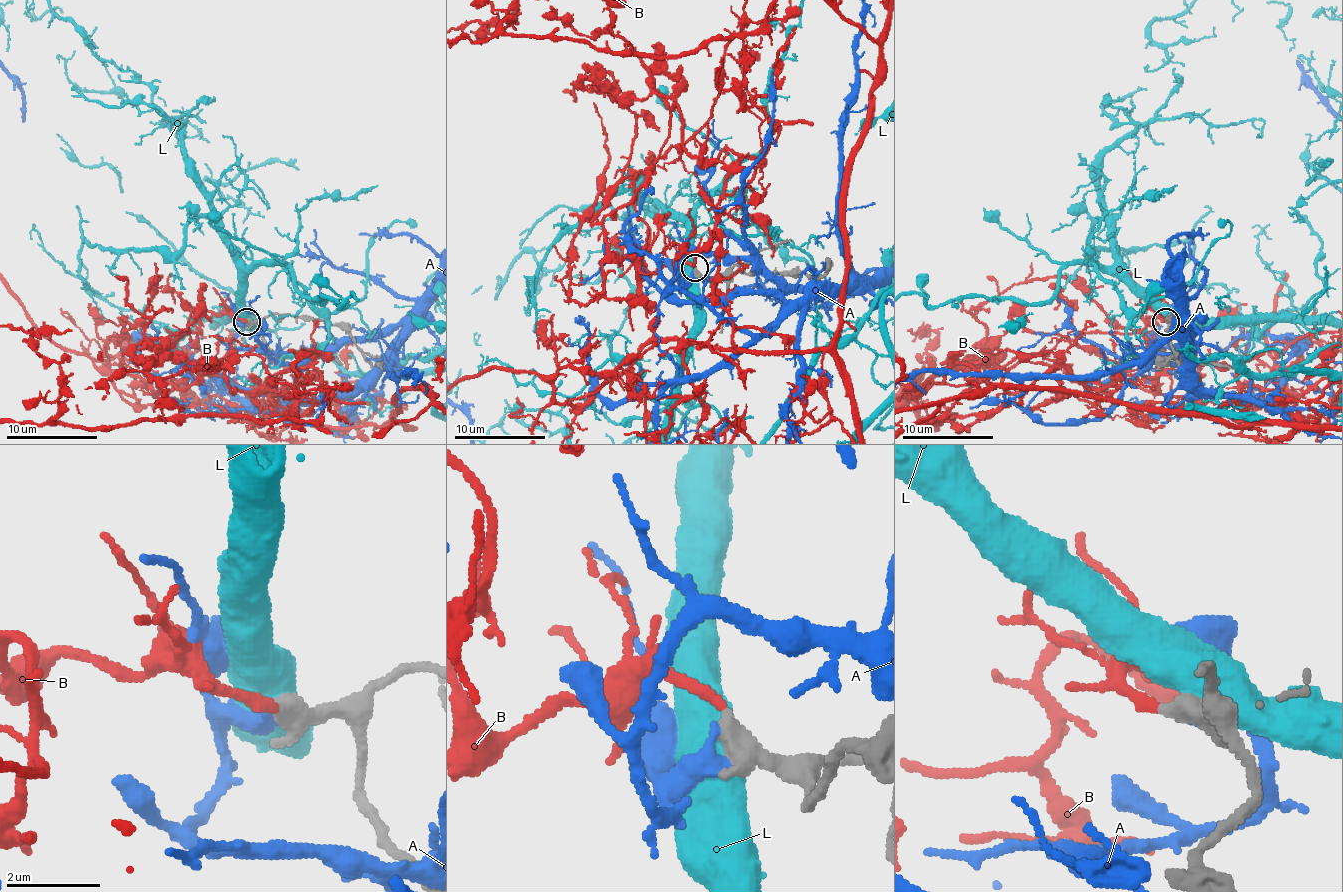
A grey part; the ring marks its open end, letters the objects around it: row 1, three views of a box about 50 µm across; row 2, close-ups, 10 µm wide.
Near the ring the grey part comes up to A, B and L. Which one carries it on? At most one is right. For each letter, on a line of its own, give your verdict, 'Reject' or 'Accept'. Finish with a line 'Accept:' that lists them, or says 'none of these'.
A: Reject
B: Accept
L: Reject
Accept: B

